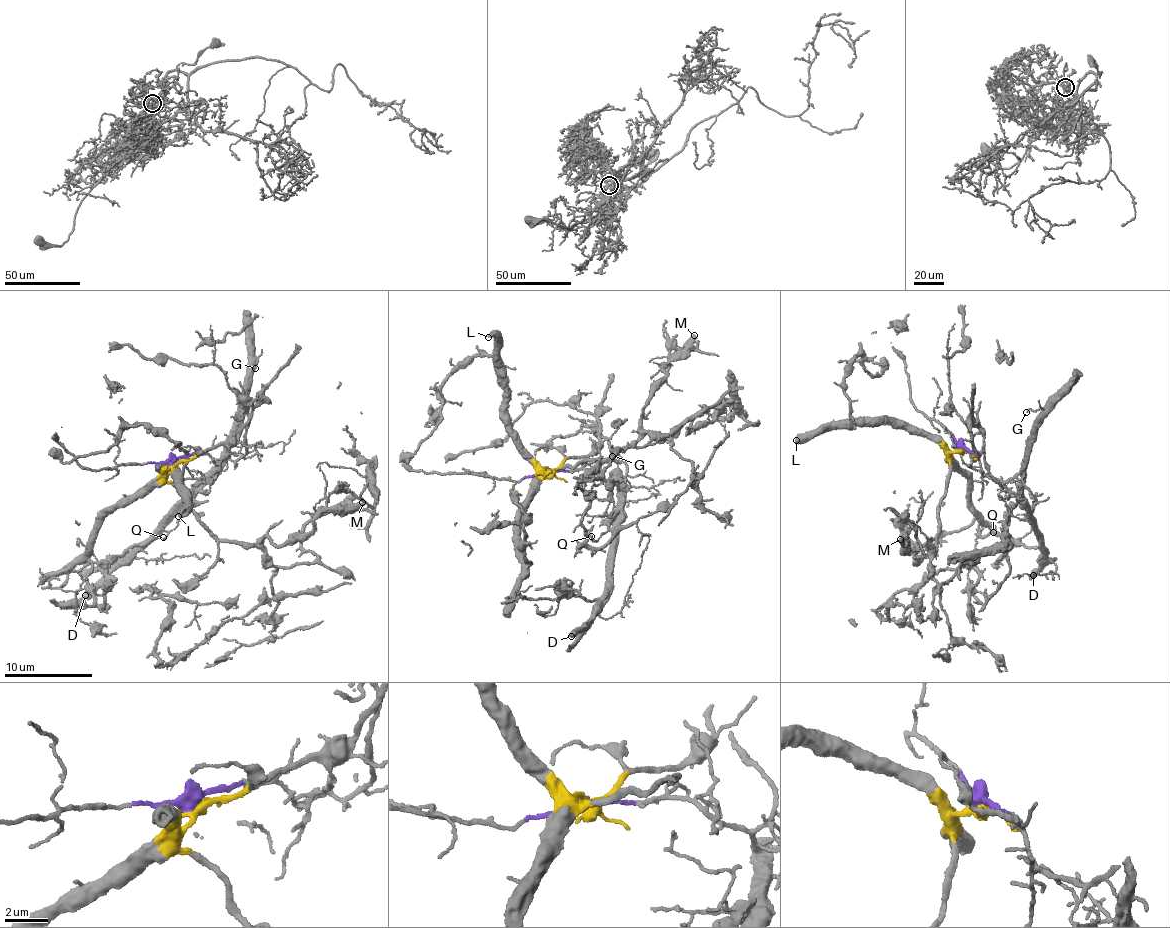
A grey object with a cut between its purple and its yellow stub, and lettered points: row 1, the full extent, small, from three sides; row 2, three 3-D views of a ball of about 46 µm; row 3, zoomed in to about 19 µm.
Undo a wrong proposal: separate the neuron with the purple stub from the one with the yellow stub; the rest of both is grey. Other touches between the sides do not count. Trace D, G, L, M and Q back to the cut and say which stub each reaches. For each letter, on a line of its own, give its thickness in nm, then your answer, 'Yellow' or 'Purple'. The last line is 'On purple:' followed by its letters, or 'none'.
D: Thickness 550 nm. Purple
G: Thickness 140 nm. Purple
L: Thickness 360 nm. Yellow
M: Thickness 400 nm. Yellow
Q: Thickness 120 nm. Purple
On purple: D, G, Q

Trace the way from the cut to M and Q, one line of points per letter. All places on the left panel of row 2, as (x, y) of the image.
M: (171, 463), (166, 478), (220, 540), (249, 544), (267, 537), (282, 546), (314, 528), (323, 512), (363, 503)
Q: (172, 464), (179, 458), (204, 452), (216, 462), (226, 456), (226, 444), (226, 462), (164, 538)

